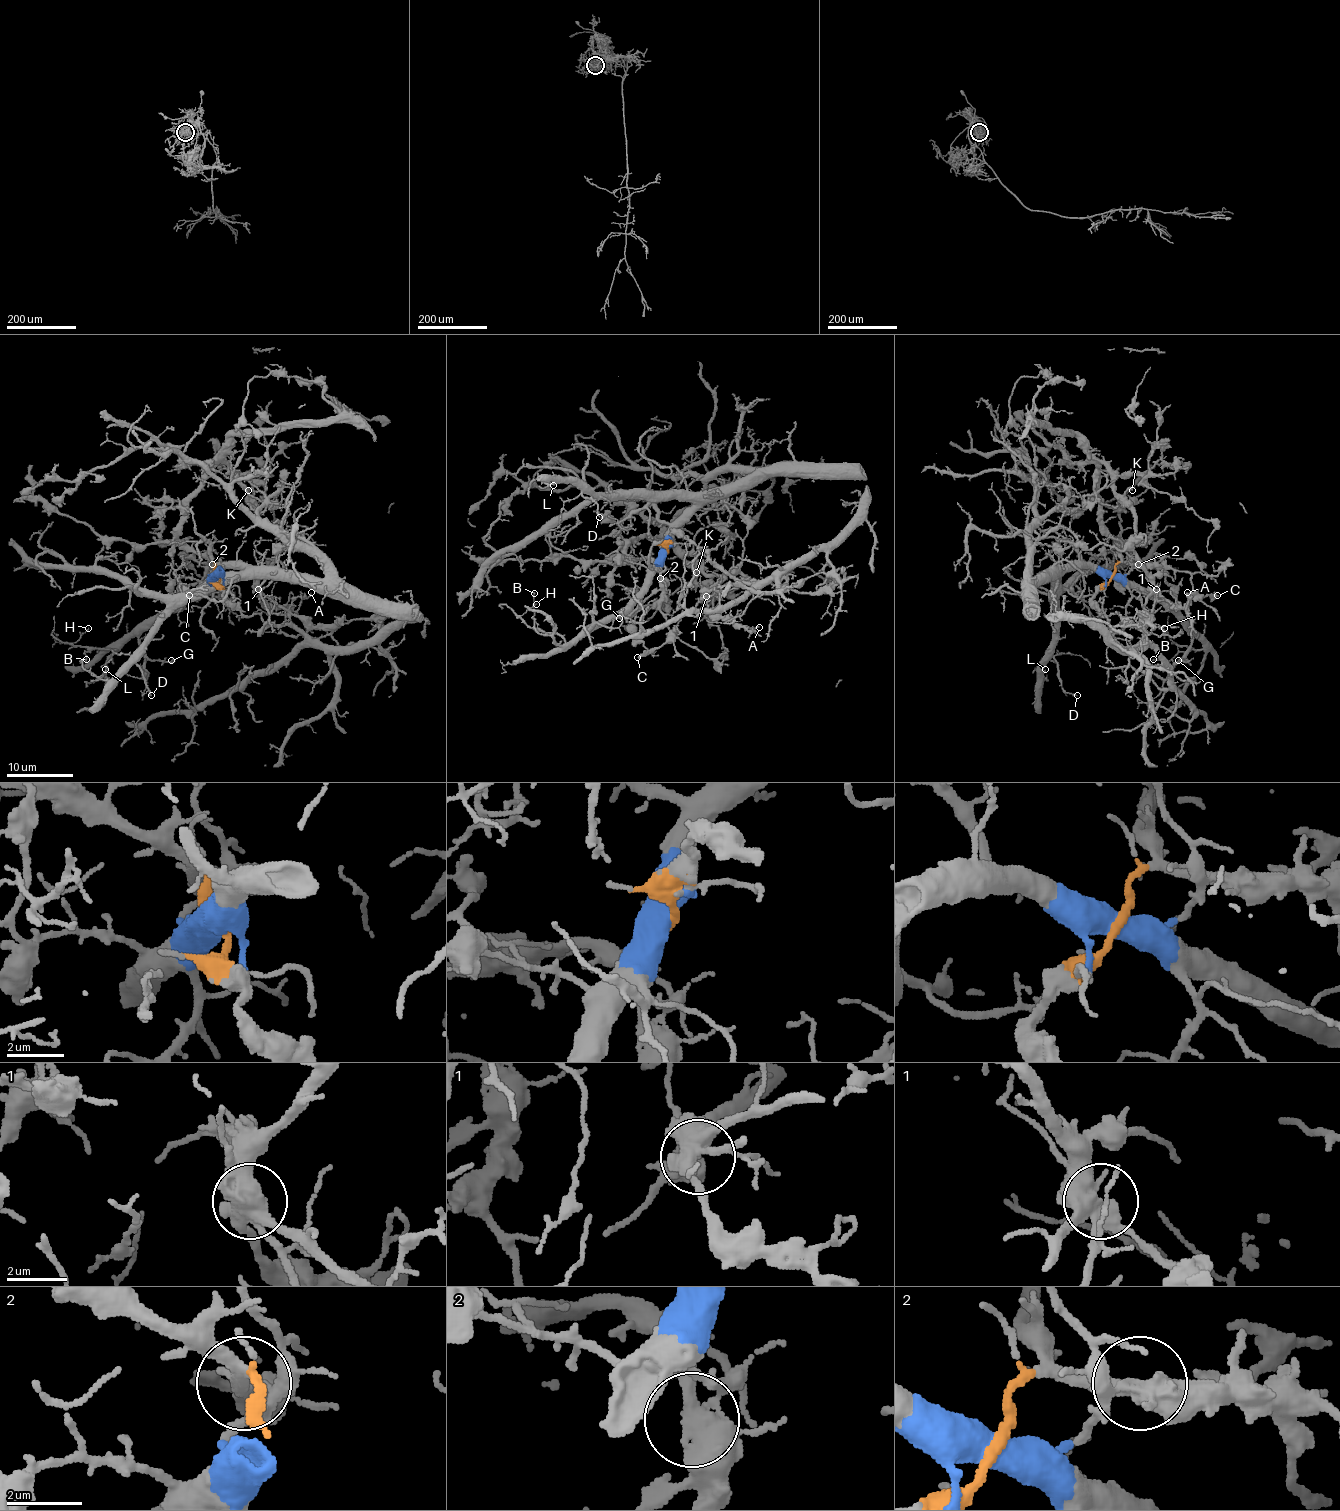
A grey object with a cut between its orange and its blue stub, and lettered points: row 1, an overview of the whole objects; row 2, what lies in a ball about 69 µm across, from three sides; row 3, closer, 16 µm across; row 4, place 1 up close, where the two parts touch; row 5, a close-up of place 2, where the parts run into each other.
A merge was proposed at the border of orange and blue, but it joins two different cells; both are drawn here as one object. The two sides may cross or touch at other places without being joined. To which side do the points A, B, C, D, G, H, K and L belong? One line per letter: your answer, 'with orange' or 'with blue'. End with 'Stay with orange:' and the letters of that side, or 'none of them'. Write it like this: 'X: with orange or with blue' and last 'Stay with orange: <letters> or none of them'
A: with orange
B: with blue
C: with orange
D: with blue
G: with blue
H: with blue
K: with orange
L: with blue
Stay with orange: A, C, K

